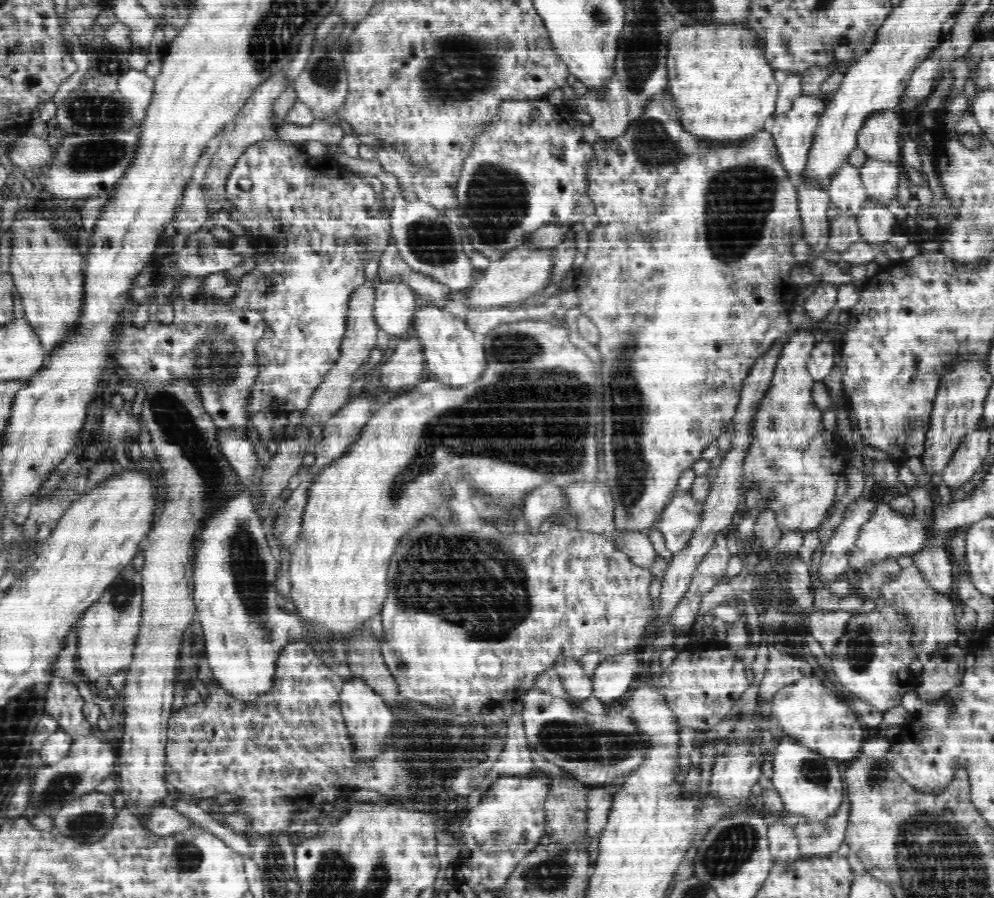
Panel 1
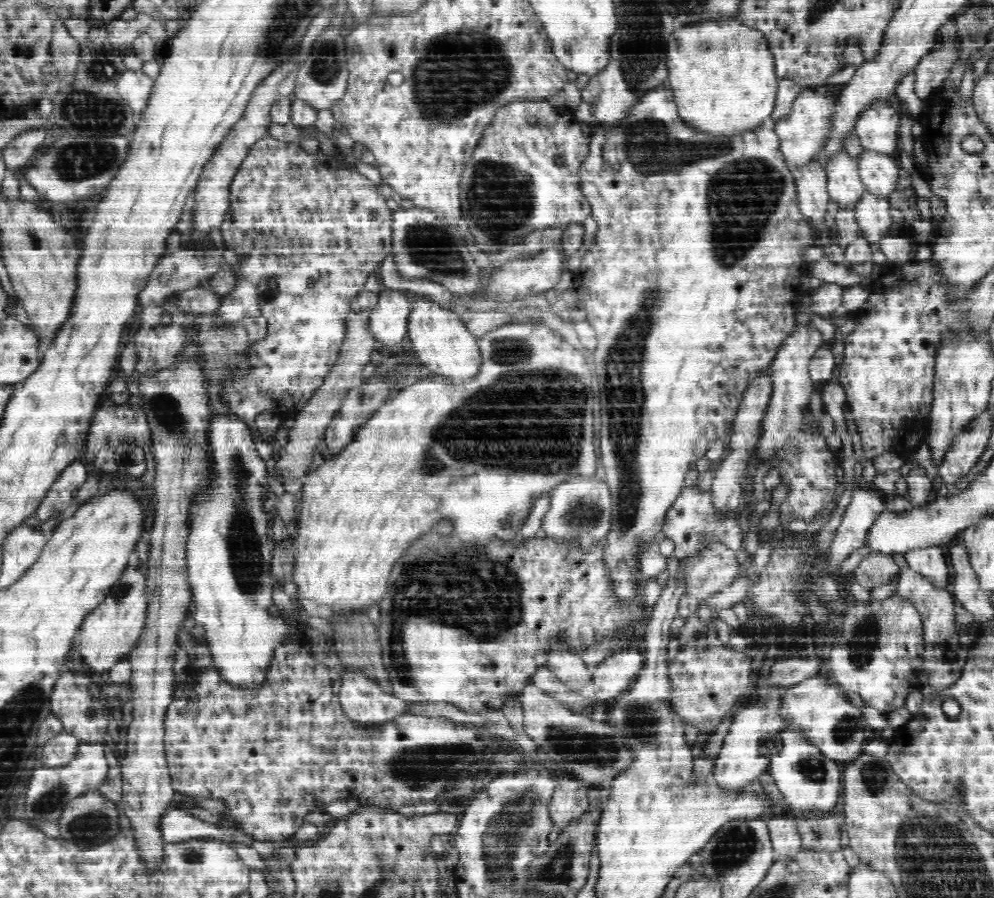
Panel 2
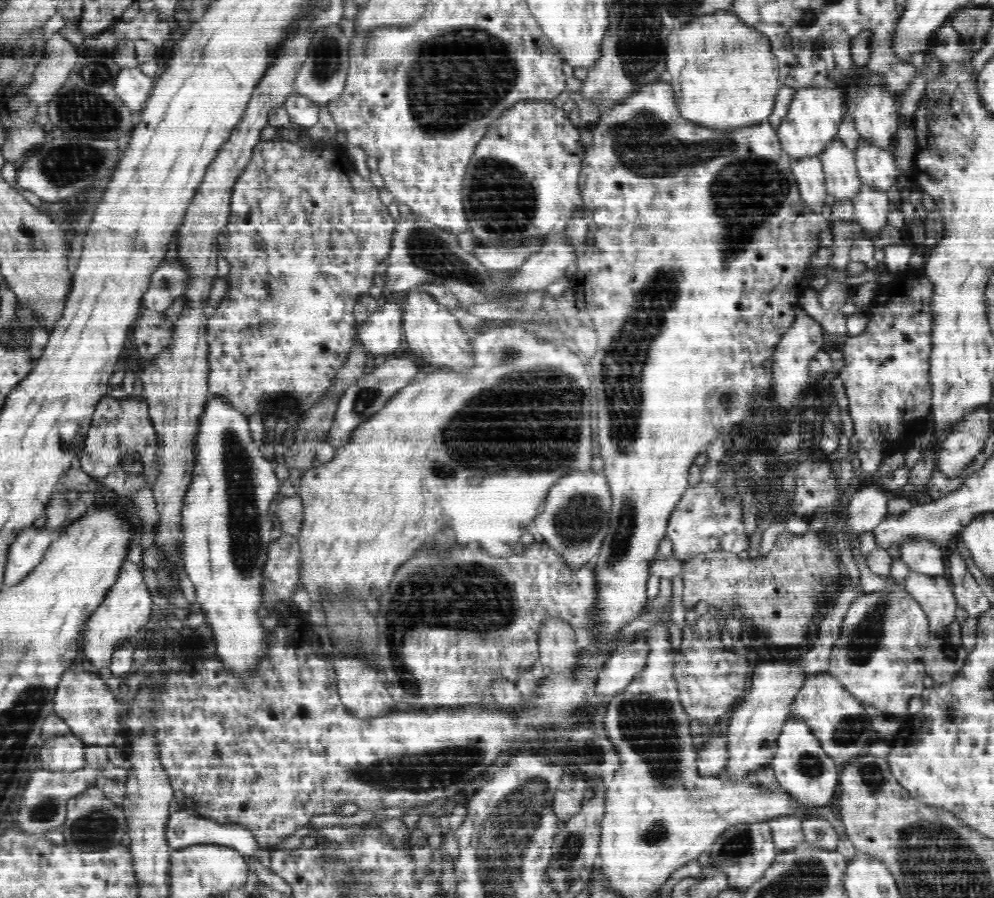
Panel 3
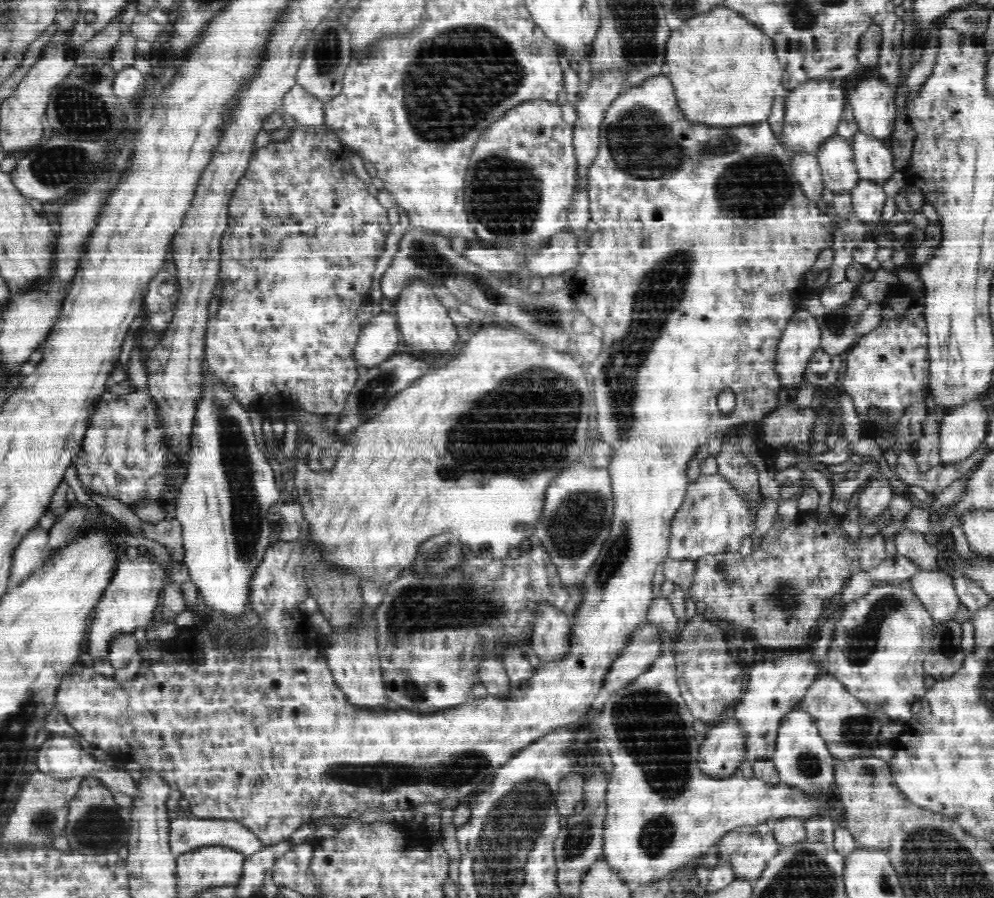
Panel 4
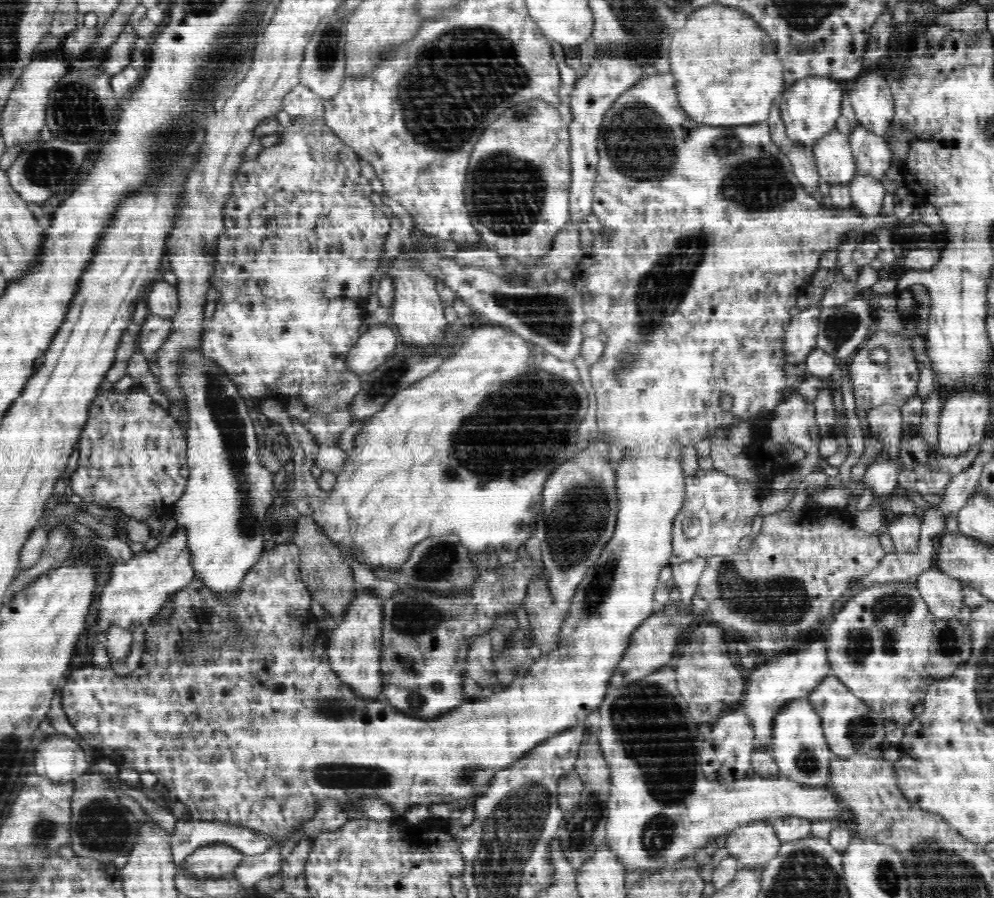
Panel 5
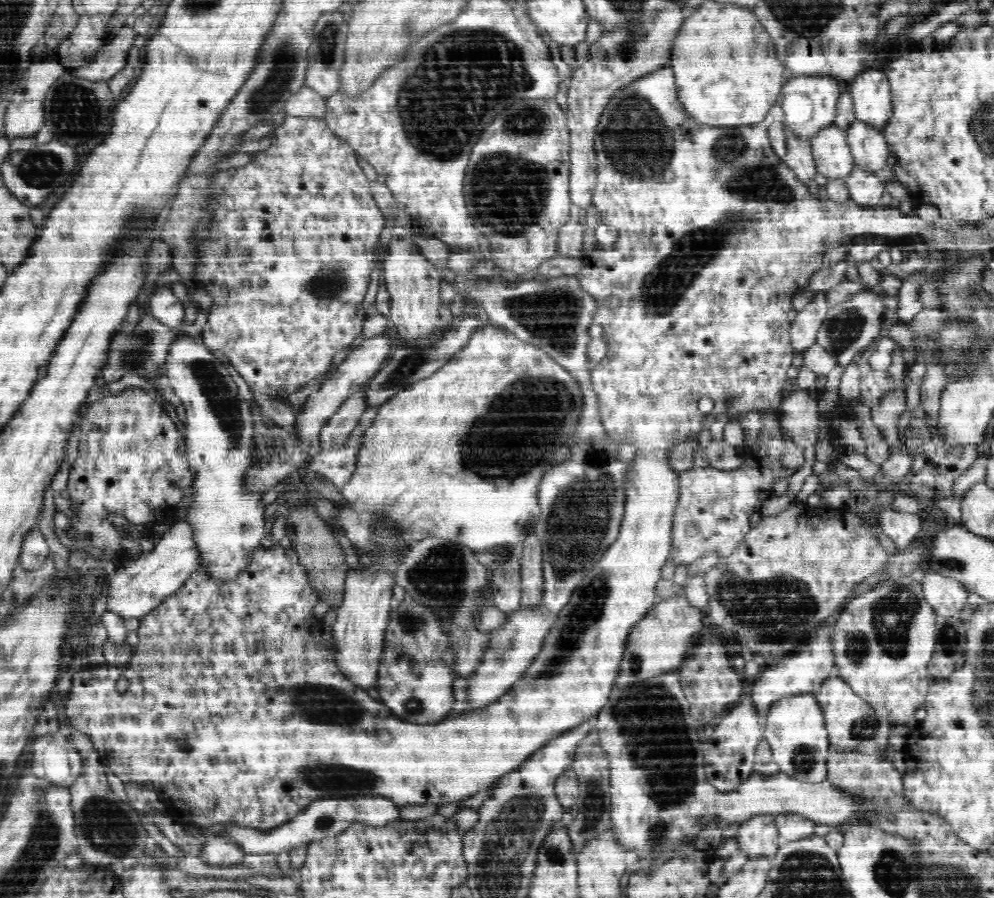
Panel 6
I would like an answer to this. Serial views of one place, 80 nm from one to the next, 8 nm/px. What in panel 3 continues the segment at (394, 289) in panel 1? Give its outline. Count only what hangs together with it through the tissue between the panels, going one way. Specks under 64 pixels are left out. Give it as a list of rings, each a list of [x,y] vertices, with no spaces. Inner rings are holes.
[[[390,300],[381,307],[382,310],[372,312],[357,331],[357,338],[368,354],[370,365],[397,351],[403,342],[400,306],[394,300]]]

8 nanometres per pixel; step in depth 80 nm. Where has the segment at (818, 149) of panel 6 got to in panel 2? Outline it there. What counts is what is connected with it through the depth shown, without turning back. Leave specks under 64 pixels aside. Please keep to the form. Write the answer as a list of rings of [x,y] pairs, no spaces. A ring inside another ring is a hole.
[[[838,151],[829,160],[825,168],[827,174],[827,191],[830,198],[840,207],[856,208],[861,196],[866,193],[864,183],[859,175],[859,168],[852,156]]]

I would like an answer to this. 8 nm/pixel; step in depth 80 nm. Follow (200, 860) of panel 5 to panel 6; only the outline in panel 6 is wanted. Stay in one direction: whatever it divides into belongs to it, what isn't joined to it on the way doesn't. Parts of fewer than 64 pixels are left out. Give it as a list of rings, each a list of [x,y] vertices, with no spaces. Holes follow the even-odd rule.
[[[208,837],[204,842],[204,848],[199,853],[200,860],[210,866],[230,867],[244,858],[246,853],[234,842],[234,839]]]

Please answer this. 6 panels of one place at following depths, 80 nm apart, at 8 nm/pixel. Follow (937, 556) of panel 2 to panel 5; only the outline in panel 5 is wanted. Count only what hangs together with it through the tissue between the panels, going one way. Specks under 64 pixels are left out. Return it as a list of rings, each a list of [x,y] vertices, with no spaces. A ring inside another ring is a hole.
[[[917,515],[896,517],[888,522],[887,533],[895,544],[895,552],[916,552],[920,543],[920,517]]]

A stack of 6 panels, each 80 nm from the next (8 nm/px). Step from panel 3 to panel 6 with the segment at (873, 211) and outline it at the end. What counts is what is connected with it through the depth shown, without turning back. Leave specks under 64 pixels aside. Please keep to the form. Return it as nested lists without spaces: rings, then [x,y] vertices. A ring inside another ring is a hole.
[[[856,165],[845,178],[851,199],[861,207],[878,207],[884,186],[875,173],[863,171]]]

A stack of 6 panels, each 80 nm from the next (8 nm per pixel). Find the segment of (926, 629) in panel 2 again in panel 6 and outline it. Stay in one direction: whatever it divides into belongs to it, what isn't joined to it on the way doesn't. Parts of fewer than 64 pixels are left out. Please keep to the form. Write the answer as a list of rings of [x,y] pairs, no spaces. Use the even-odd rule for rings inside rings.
[[[925,572],[922,590],[936,616],[958,616],[968,605],[969,590],[955,579],[948,579],[937,572]]]

